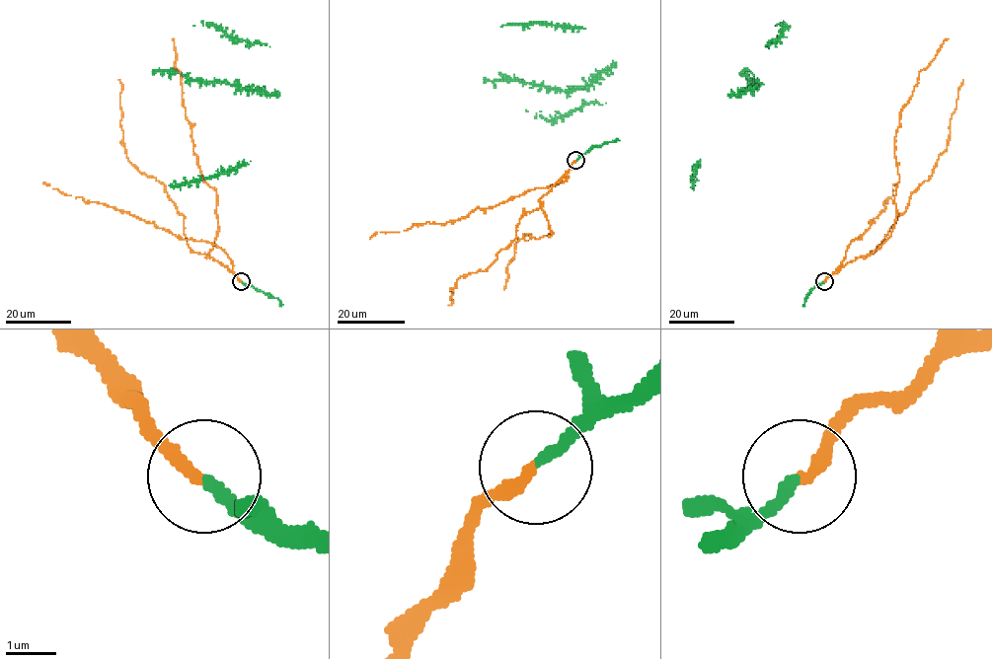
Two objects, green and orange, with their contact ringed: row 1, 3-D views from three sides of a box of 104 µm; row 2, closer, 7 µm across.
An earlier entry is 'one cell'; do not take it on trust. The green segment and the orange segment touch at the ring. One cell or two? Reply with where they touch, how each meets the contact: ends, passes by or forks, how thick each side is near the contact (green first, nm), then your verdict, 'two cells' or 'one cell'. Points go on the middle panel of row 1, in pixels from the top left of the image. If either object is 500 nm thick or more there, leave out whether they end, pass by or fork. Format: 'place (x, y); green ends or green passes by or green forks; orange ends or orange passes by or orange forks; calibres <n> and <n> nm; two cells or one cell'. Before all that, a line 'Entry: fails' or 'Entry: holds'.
Entry: holds
place (575, 160); green ends; orange ends; calibres 240 and 240 nm; one cell

